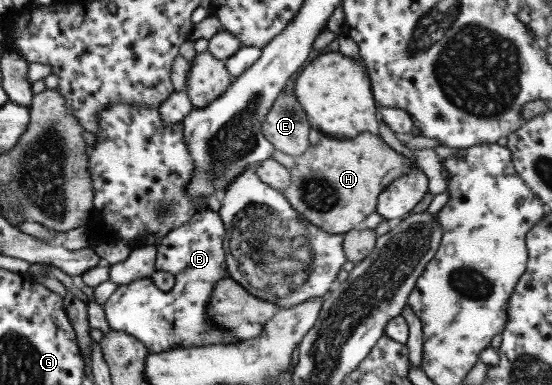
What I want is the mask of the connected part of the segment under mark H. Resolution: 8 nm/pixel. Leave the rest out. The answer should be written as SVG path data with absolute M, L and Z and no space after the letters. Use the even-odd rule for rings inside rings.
M319 133L318 139L316 145L310 145L301 156L295 158L295 165L288 168L291 185L281 193L298 215L308 222L310 228L319 227L331 235L347 233L359 227L361 221L375 211L377 196L387 184L401 176L407 168L417 167L411 159L395 153L383 140L371 133L355 135L351 139L335 139Z

